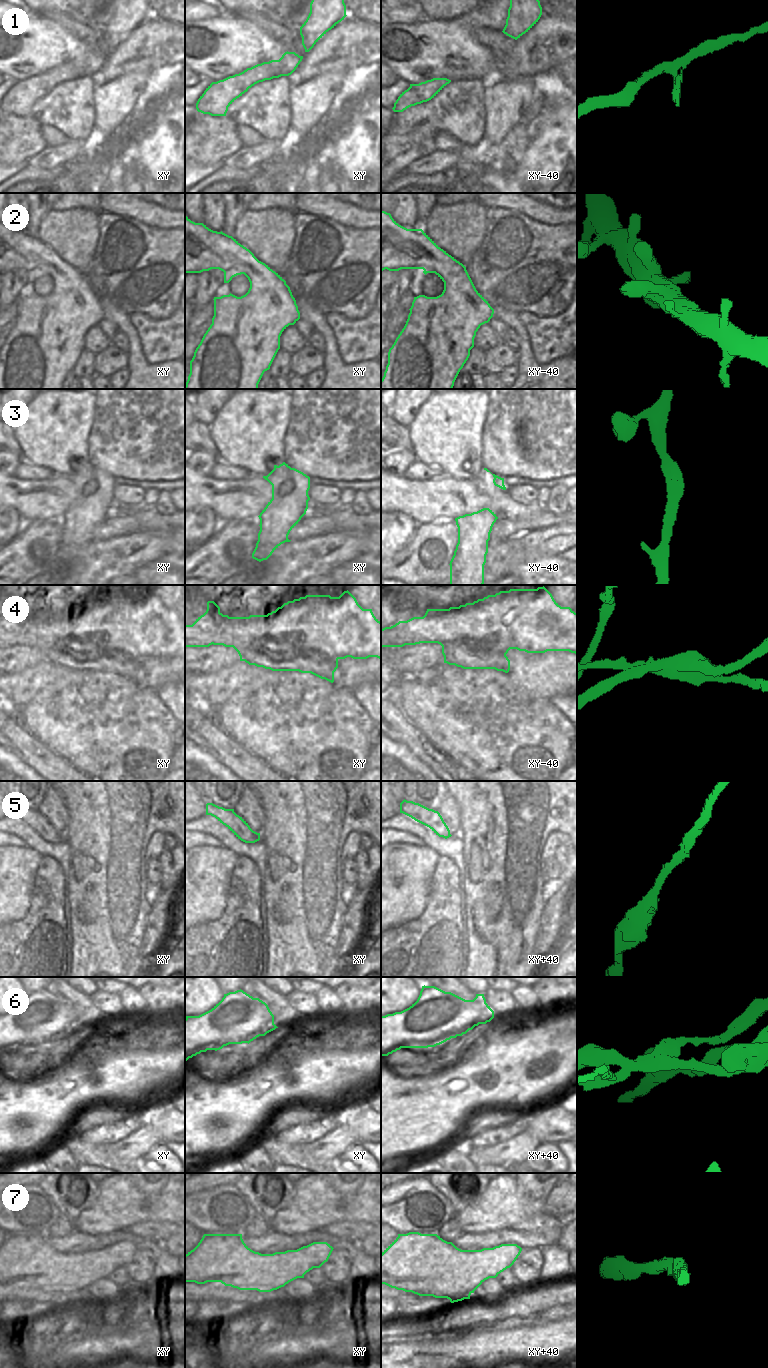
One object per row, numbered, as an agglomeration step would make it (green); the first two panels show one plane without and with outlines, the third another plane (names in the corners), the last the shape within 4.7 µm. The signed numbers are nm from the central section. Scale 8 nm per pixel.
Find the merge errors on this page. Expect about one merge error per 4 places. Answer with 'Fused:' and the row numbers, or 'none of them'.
Fused: 1, 4, 6

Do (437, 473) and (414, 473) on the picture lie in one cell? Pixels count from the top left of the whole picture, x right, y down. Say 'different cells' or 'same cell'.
same cell

